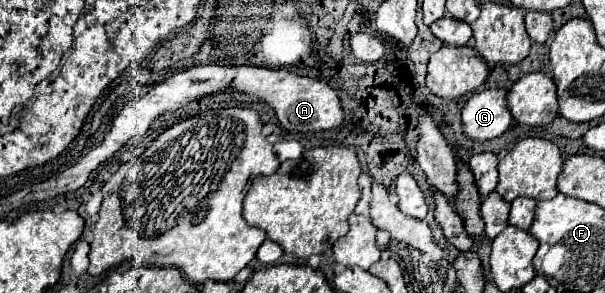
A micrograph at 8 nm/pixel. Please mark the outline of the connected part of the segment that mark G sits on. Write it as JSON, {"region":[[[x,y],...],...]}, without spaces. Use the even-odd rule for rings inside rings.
{"region":[[[488,88],[472,94],[466,106],[462,108],[464,134],[480,142],[504,134],[514,120],[512,114],[508,112],[506,98],[508,98],[506,88]]]}

